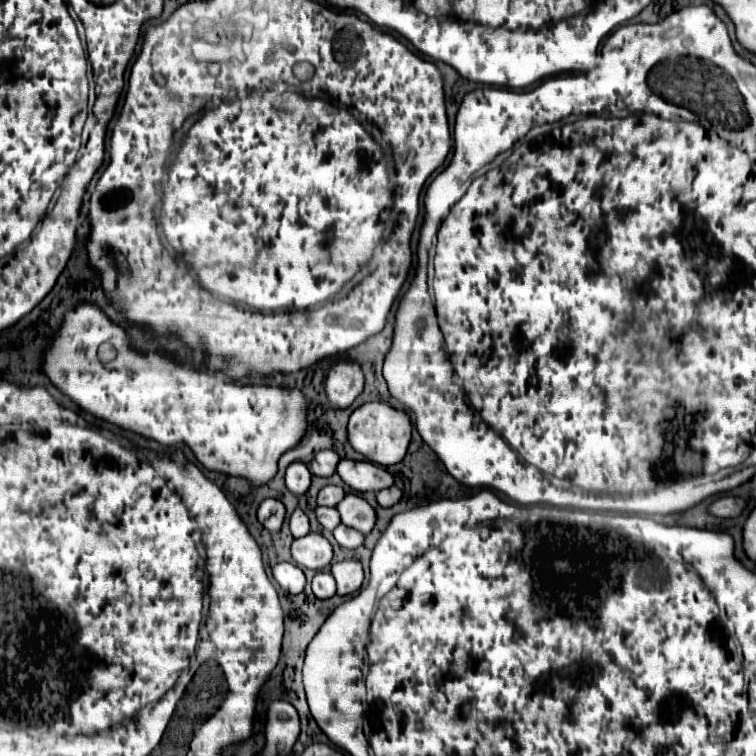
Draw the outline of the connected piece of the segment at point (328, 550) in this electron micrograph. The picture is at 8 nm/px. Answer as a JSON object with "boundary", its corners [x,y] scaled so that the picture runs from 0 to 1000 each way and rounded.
{"boundary":[[[409,704],[406,709],[388,714],[385,733],[396,749],[419,757],[422,751],[427,751],[438,743],[440,725],[430,709]]]}

